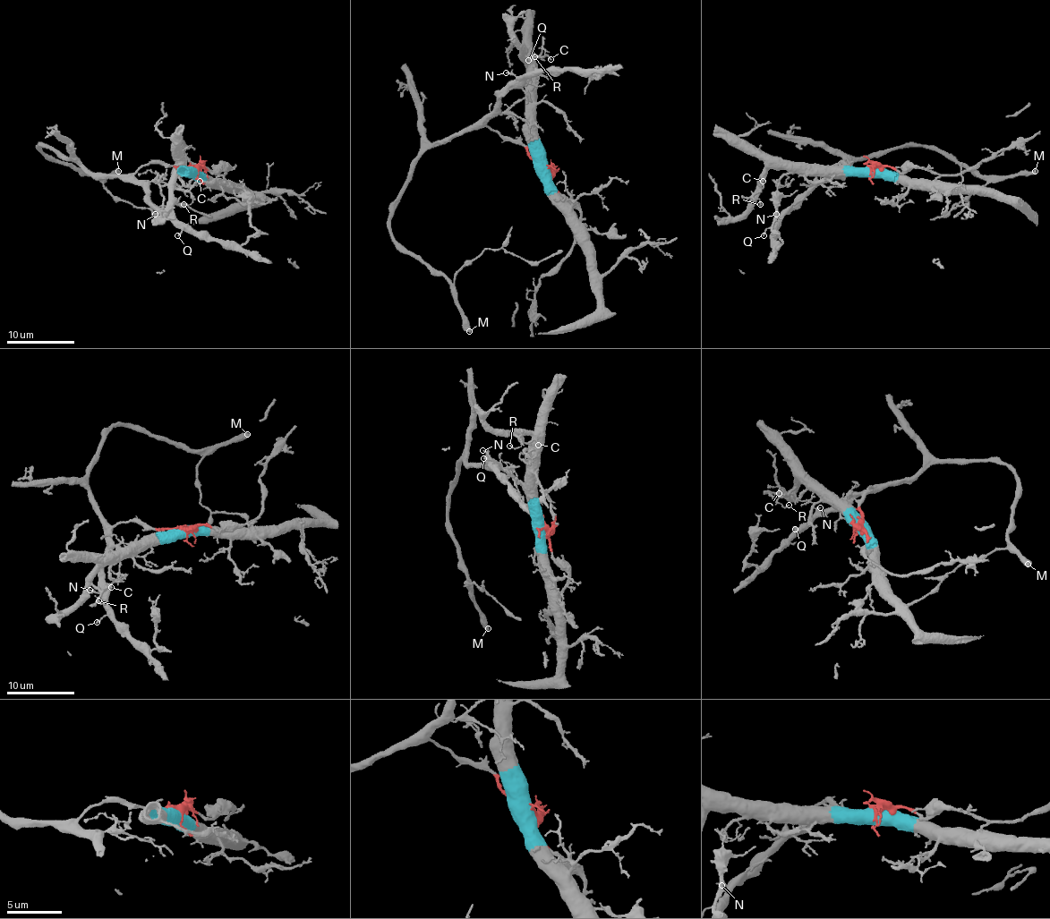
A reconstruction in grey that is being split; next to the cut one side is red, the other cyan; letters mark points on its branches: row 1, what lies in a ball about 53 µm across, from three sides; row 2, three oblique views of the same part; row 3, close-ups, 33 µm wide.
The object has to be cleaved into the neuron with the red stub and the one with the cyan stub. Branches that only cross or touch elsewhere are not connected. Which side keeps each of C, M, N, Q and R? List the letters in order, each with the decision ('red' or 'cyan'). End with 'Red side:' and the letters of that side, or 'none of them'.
C: cyan
M: red
N: red
Q: red
R: cyan
Red side: M, N, Q

